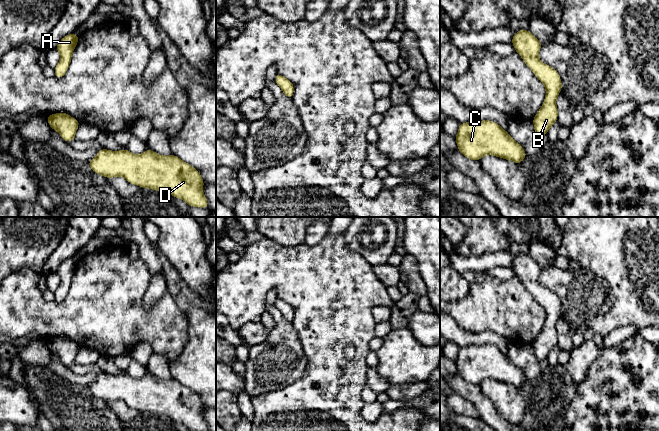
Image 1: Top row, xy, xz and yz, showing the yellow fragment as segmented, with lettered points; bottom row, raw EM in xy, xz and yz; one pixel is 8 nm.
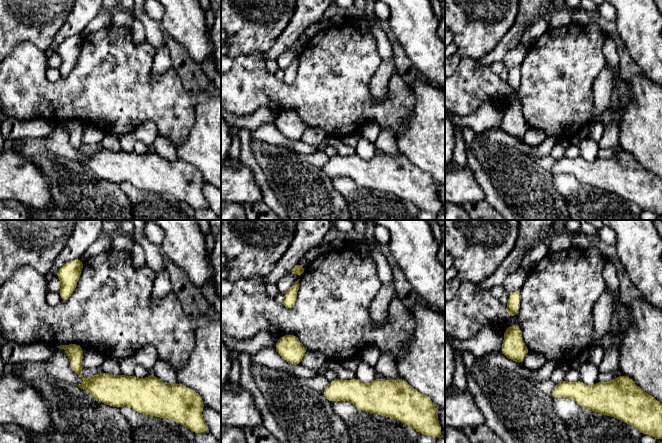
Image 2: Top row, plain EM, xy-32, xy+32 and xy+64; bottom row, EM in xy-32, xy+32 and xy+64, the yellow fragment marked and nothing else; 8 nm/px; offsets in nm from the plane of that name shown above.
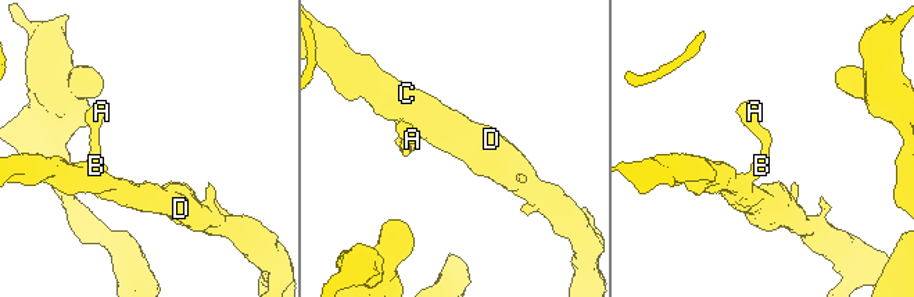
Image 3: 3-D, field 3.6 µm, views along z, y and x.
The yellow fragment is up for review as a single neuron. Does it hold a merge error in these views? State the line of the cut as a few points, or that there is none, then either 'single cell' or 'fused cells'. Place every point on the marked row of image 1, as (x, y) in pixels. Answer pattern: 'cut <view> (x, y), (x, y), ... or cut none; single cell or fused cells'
cut none; single cell

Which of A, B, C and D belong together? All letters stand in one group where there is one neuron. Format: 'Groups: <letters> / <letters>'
Groups: A B C D

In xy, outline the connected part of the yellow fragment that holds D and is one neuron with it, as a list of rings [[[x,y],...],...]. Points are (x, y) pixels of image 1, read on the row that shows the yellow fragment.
[[[103,148],[97,151],[96,157],[87,164],[96,174],[107,179],[122,176],[130,184],[155,191],[164,191],[175,198],[182,199],[190,207],[209,208],[208,201],[202,190],[205,182],[199,170],[174,154],[164,156],[147,148],[144,153],[136,155],[128,149],[112,151]]]

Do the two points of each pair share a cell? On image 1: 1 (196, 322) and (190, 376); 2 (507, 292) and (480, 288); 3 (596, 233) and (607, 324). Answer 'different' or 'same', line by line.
1: same
2: same
3: same

